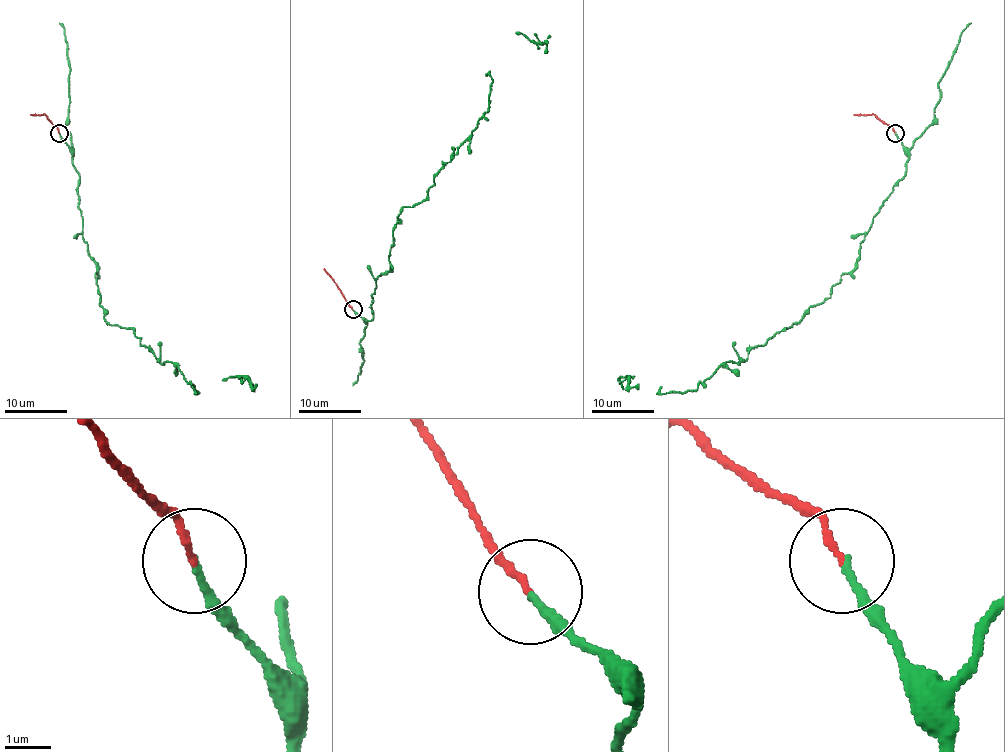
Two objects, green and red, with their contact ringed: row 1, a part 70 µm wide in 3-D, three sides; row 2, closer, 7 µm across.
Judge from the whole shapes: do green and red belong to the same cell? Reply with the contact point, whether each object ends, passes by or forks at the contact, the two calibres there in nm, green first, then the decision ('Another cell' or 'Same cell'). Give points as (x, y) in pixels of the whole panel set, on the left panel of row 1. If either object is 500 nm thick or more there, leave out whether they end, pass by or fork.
Place: (59, 133). At the ring green ends. At the ring red ends. Thickness 170 nm (green) against 120 nm. Same cell

